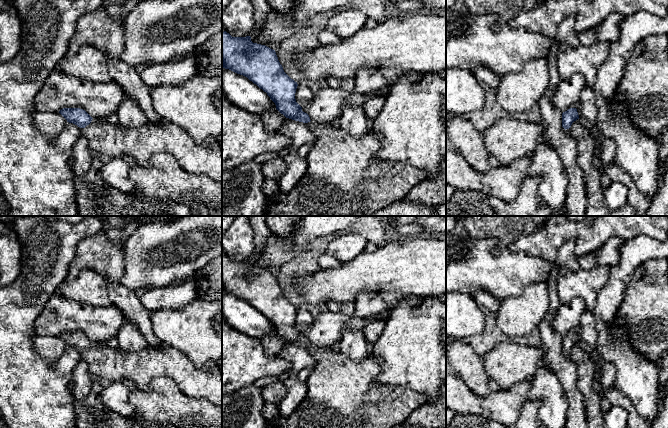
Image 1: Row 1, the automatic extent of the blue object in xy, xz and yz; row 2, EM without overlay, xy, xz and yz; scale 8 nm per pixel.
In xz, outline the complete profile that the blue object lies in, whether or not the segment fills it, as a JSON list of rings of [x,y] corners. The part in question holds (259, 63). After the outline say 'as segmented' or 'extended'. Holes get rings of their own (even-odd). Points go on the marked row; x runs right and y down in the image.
[[[222,33],[222,68],[229,69],[247,77],[260,89],[267,93],[275,103],[276,109],[286,118],[307,124],[315,136],[313,146],[307,156],[307,171],[302,179],[288,192],[271,195],[266,201],[264,216],[372,216],[373,213],[389,205],[404,200],[411,189],[426,178],[426,171],[401,162],[380,161],[376,154],[381,147],[379,138],[370,128],[362,137],[355,137],[344,129],[335,128],[334,124],[315,123],[296,102],[297,82],[291,79],[283,70],[275,50],[261,44],[253,43],[250,36],[232,37]]]; extended

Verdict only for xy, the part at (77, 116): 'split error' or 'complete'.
split error

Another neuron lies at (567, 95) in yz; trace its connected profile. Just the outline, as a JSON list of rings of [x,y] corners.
[[[574,74],[567,80],[562,80],[551,97],[553,105],[562,113],[570,108],[576,108],[584,87],[587,86],[581,74]]]

